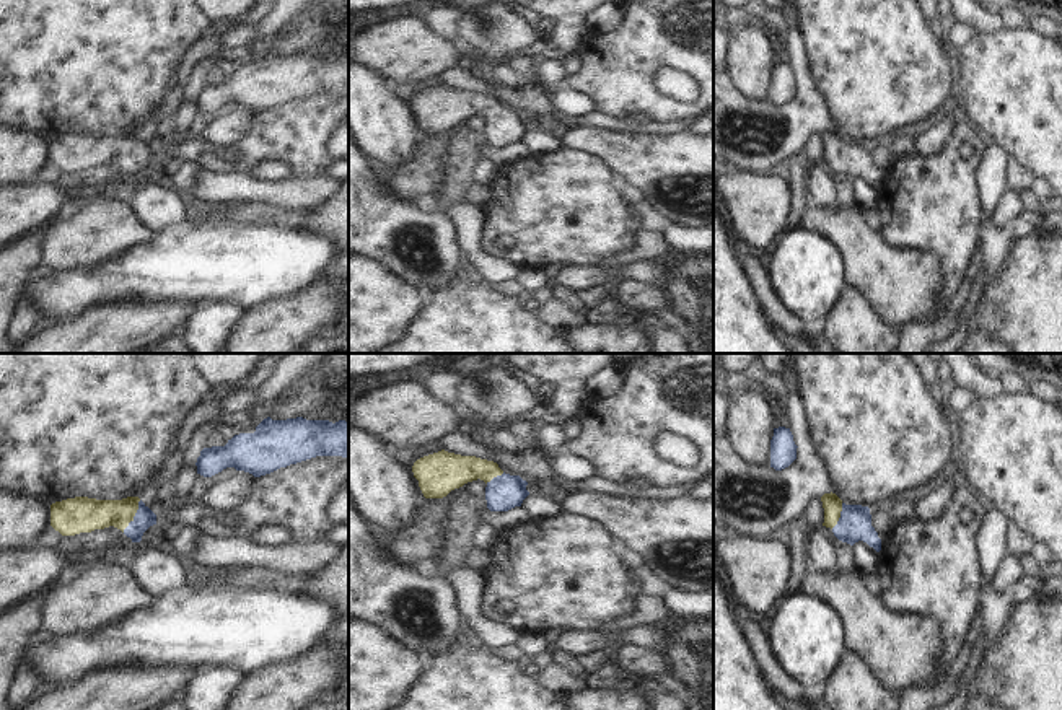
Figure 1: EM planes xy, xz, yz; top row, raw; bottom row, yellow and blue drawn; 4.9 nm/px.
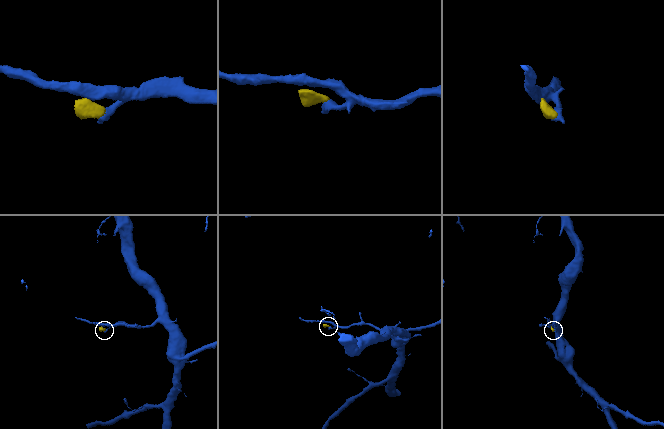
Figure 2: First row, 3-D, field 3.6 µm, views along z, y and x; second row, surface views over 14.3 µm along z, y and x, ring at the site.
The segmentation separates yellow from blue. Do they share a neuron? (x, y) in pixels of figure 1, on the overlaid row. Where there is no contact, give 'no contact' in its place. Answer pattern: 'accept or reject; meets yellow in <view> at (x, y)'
accept; meets yellow in xy at (134, 515)

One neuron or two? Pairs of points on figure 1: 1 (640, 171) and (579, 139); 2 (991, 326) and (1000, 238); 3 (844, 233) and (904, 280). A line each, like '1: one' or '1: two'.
1: one
2: one
3: one

